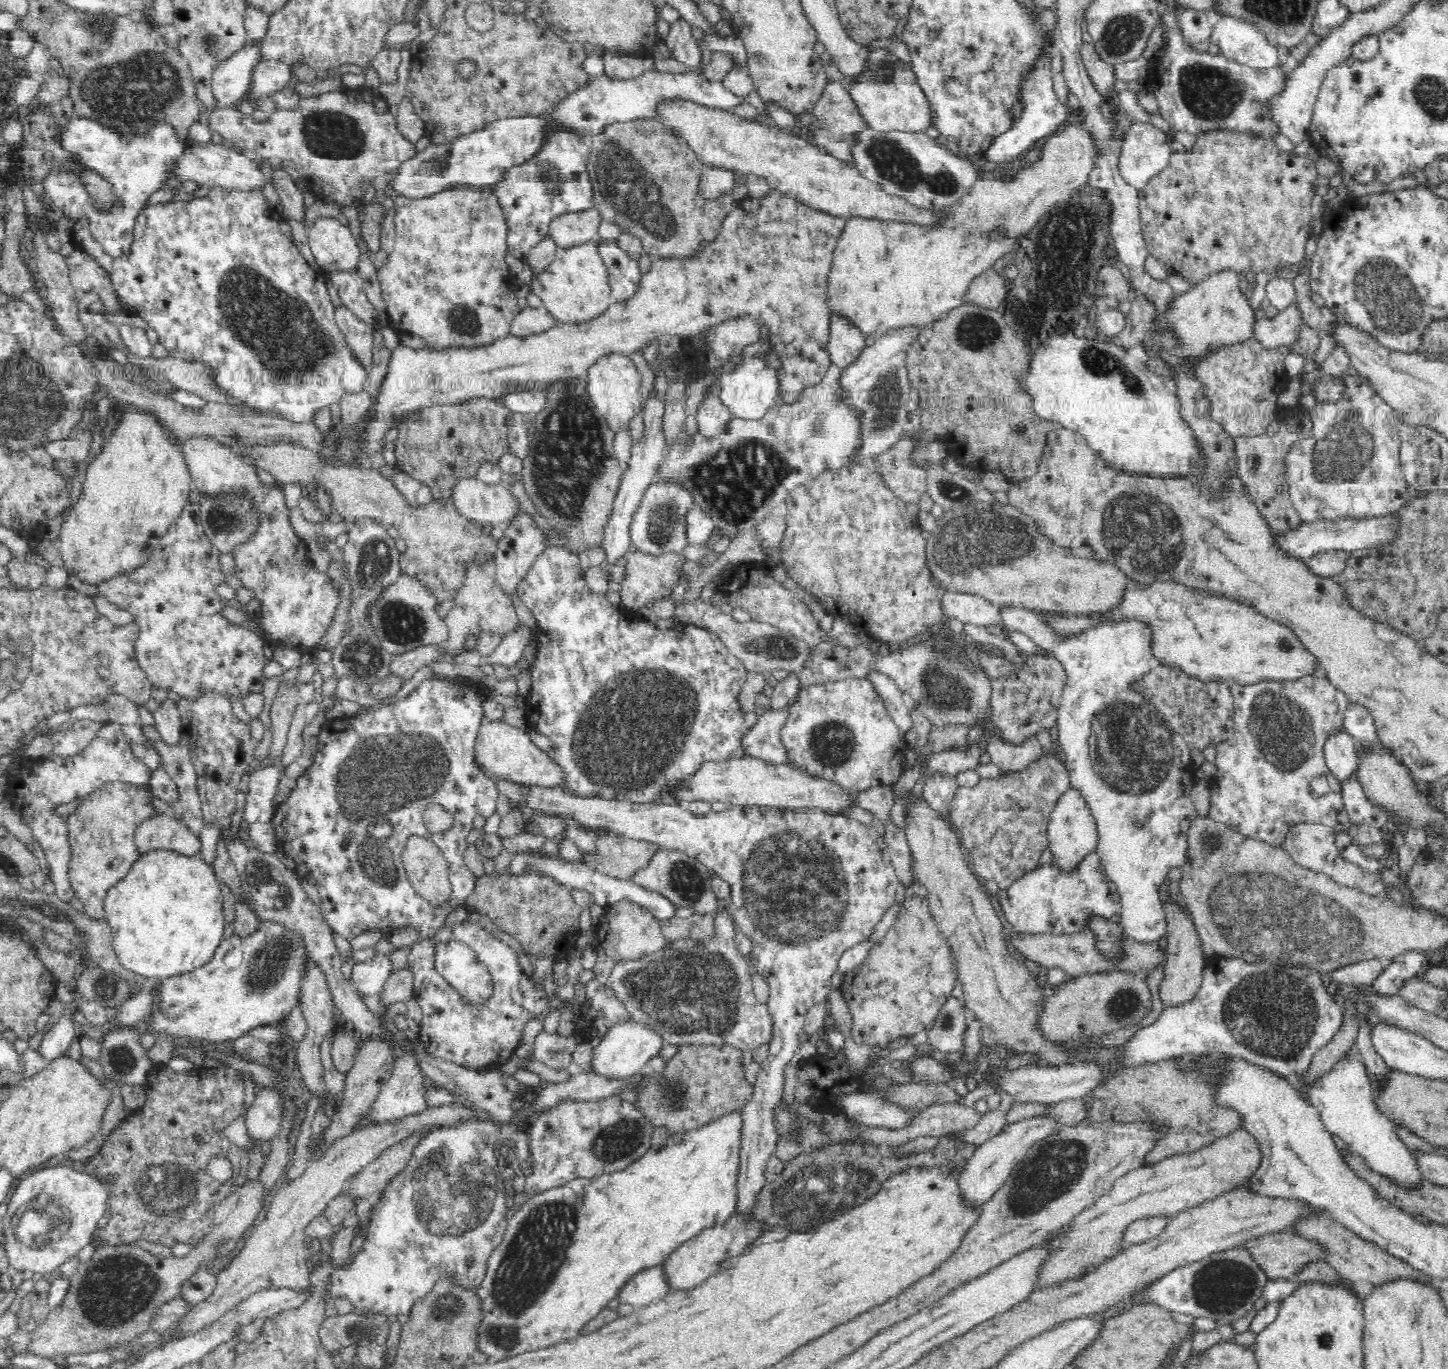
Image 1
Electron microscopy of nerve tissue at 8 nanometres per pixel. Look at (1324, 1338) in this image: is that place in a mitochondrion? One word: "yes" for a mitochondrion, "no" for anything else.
yes

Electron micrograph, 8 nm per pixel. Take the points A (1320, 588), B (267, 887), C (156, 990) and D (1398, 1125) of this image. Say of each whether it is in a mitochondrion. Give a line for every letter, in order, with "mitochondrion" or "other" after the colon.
A: other
B: mitochondrion
C: other
D: other

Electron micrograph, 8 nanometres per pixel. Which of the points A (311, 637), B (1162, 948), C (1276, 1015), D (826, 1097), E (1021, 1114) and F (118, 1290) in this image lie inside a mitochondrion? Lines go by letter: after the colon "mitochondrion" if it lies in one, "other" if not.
A: other
B: other
C: mitochondrion
D: other
E: other
F: mitochondrion

